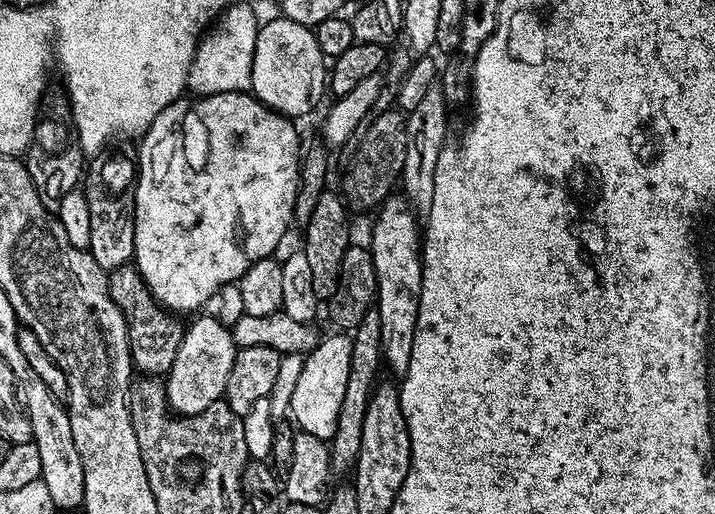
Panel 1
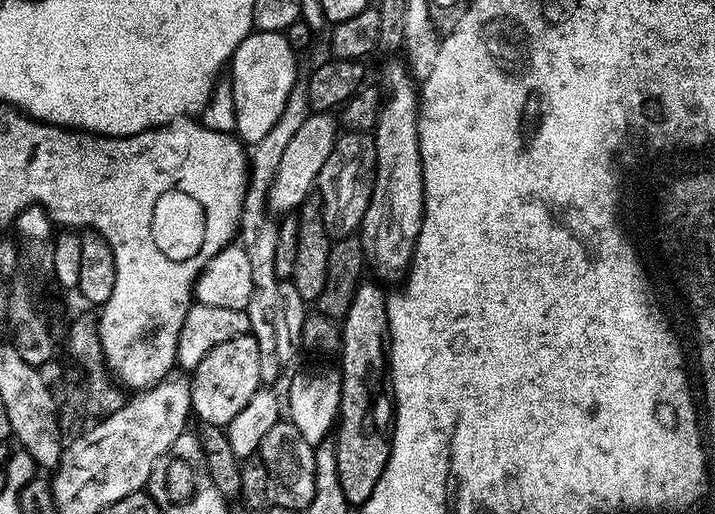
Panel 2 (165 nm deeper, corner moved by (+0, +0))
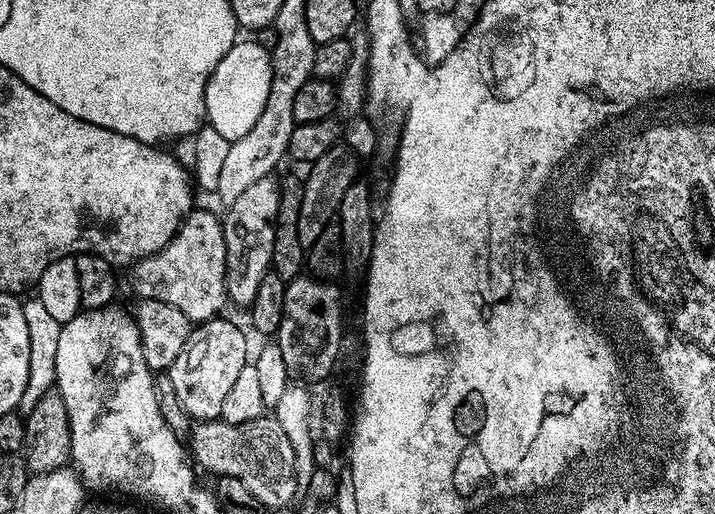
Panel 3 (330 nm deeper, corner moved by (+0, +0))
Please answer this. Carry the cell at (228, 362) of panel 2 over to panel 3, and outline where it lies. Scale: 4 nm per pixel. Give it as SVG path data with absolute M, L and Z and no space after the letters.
M225 318L205 320L193 327L188 347L173 362L166 372L174 382L174 392L178 402L185 408L191 419L196 422L219 420L226 396L234 387L238 374L250 362L248 340L236 324Z

